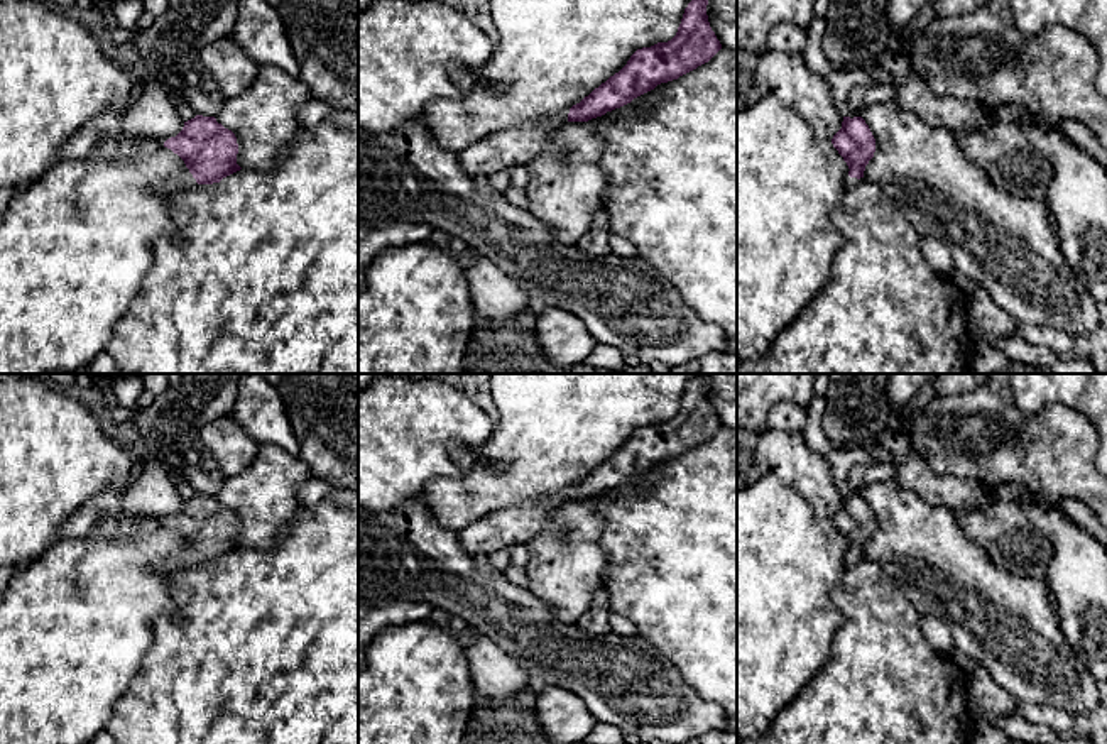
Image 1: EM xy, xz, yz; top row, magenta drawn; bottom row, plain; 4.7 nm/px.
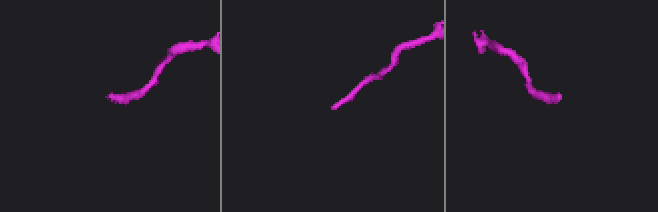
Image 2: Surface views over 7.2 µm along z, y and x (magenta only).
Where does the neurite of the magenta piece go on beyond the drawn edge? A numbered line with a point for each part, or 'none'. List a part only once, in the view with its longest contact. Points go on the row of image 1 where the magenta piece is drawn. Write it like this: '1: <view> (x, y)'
1: xy (186, 180)

